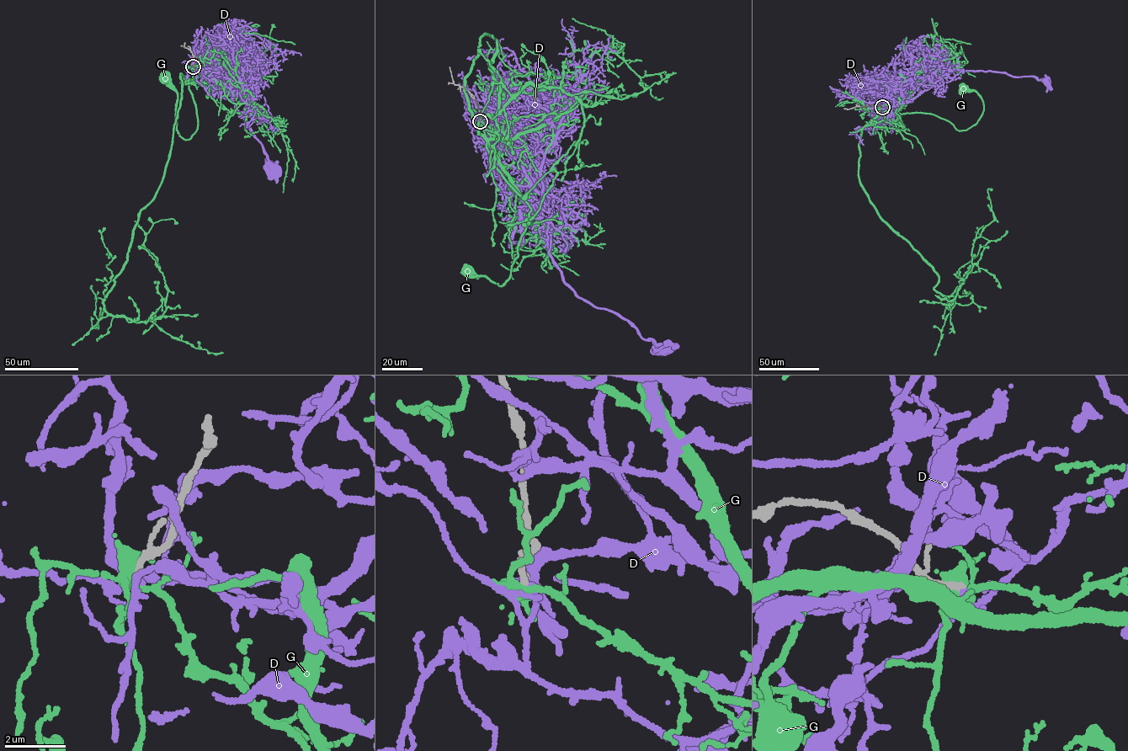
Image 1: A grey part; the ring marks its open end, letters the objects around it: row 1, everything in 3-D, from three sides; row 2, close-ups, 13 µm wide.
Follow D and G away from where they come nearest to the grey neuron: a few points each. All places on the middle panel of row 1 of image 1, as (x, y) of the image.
D: (480, 121), (481, 128), (508, 138), (545, 203), (549, 255), (563, 282), (664, 348)
G: (479, 121), (503, 133), (502, 139), (487, 141), (491, 161), (531, 210), (504, 284), (500, 286), (466, 269)

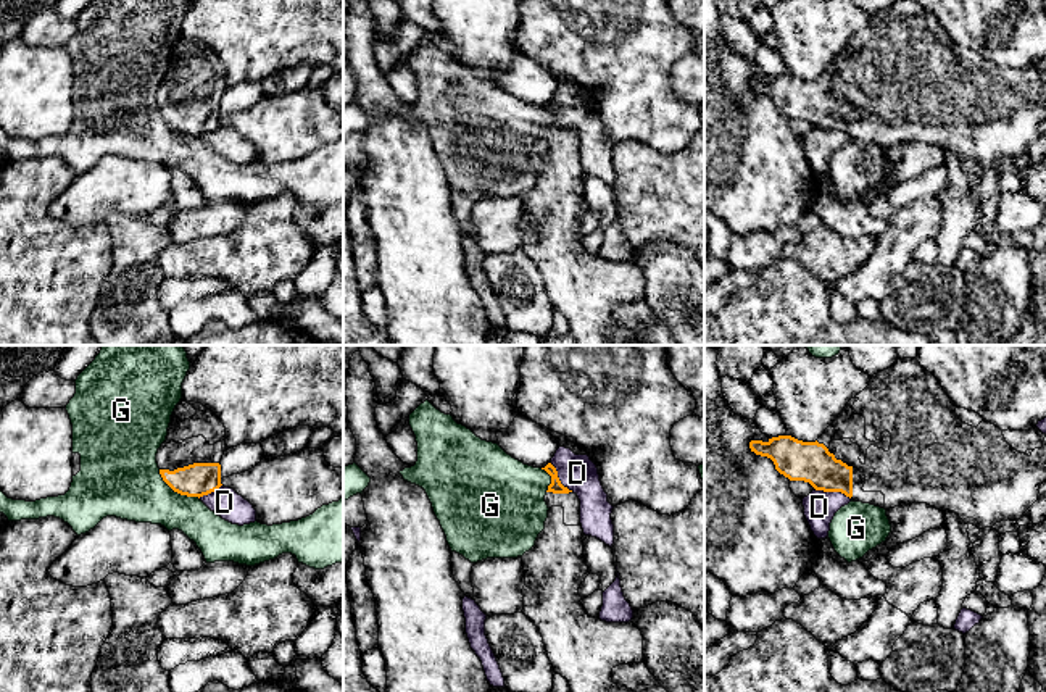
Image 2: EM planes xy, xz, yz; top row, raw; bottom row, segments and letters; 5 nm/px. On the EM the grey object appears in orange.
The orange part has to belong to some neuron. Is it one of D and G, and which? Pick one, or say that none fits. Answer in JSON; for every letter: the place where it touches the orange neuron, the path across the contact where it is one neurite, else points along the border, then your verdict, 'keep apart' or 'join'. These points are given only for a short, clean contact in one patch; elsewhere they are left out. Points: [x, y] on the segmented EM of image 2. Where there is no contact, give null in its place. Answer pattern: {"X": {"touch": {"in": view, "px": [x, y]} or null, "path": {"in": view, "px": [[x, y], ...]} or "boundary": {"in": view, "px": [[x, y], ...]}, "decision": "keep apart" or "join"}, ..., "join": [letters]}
{"D": {"touch": {"in": "yz", "px": [834, 491]}, "boundary": {"in": "yz", "px": [[816, 489], [840, 492], [850, 499]]}, "decision": "keep apart"}, "G": {"touch": {"in": "xy", "px": [176, 491]}, "boundary": {"in": "xy", "px": [[158, 470], [160, 476], [174, 491], [199, 499]]}, "decision": "keep apart"}, "join": []}

